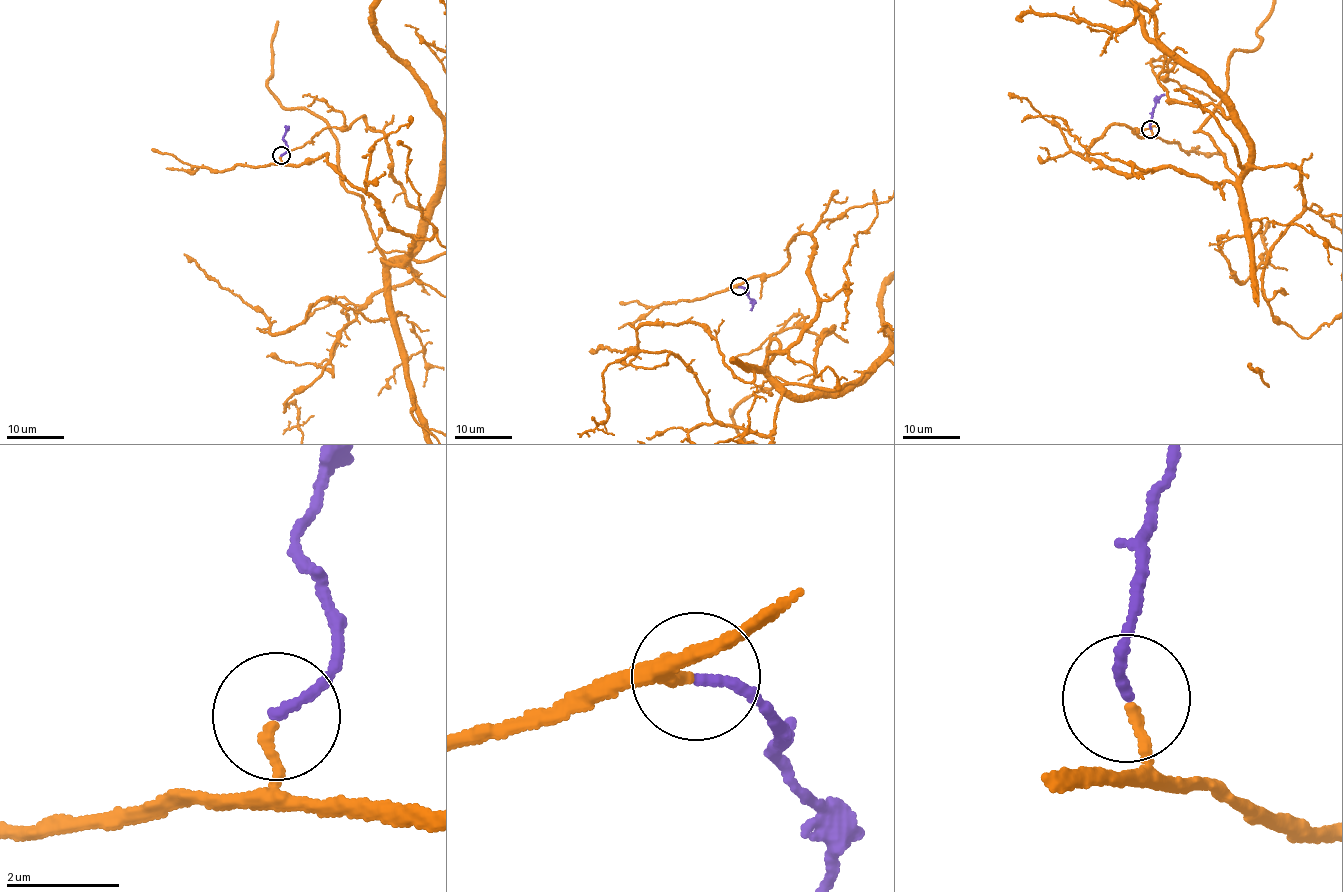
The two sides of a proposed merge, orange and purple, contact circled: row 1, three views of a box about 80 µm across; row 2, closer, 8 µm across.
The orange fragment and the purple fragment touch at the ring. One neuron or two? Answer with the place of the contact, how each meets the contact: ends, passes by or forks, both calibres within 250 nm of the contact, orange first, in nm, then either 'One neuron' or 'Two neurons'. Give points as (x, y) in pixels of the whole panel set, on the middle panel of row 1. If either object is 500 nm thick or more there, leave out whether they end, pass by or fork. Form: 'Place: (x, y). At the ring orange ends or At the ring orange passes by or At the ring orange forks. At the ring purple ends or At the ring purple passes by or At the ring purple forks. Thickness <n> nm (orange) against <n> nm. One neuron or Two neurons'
Place: (739, 286). At the ring orange ends. At the ring purple ends. Thickness 160 nm (orange) against 160 nm. One neuron

